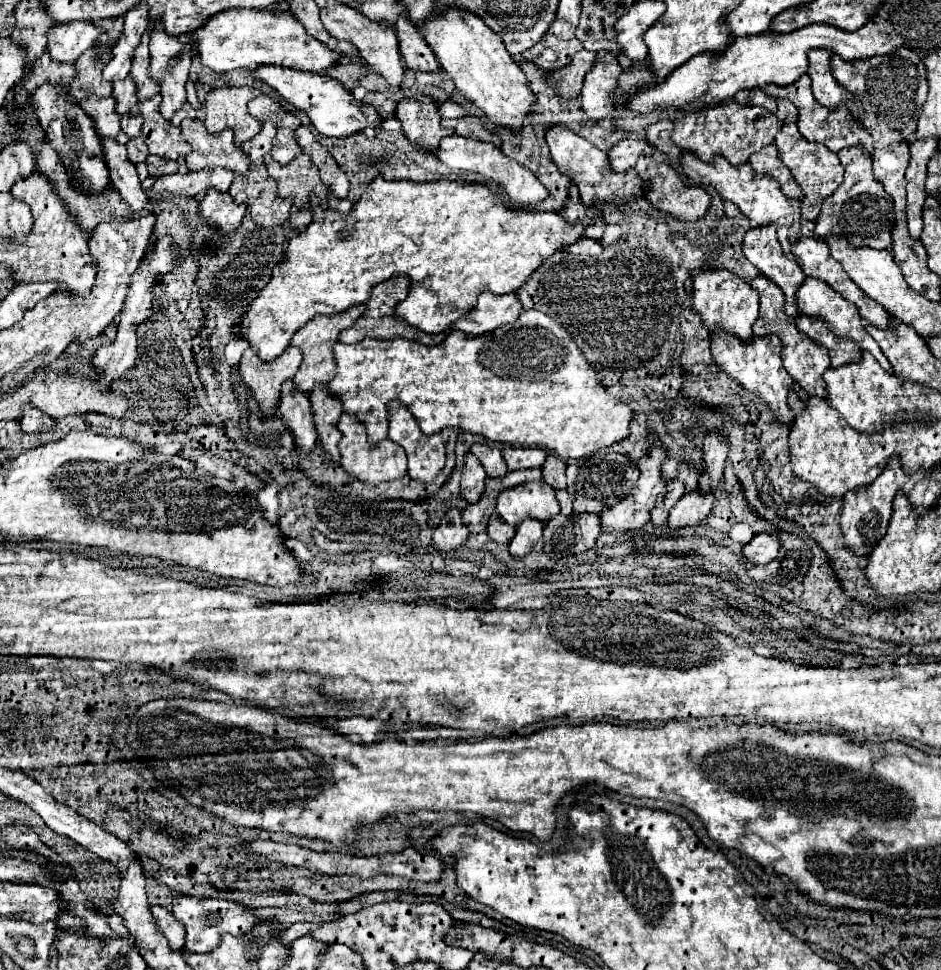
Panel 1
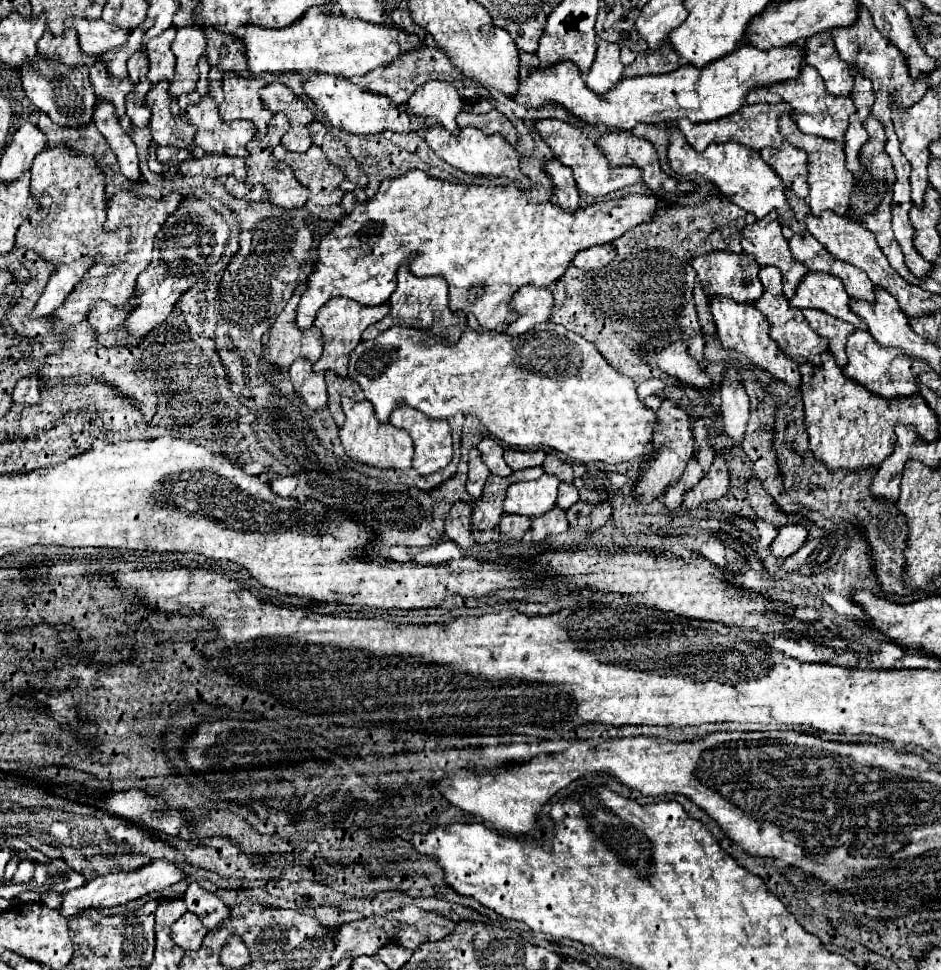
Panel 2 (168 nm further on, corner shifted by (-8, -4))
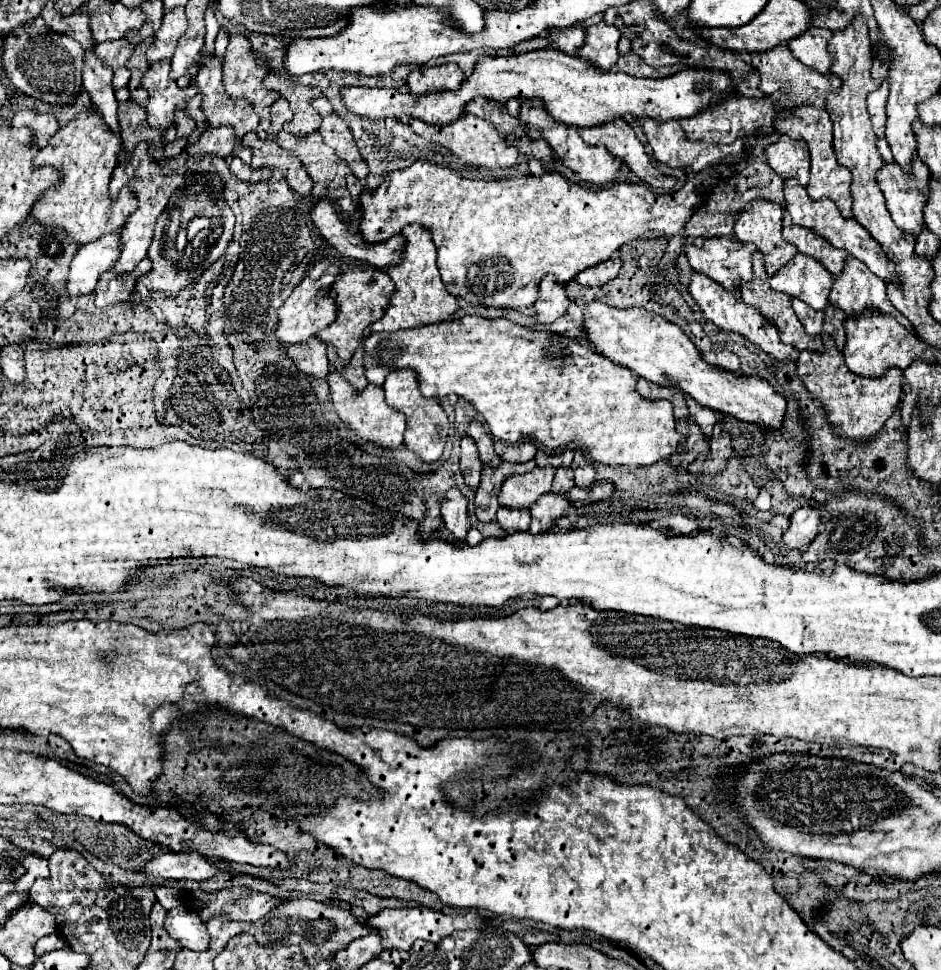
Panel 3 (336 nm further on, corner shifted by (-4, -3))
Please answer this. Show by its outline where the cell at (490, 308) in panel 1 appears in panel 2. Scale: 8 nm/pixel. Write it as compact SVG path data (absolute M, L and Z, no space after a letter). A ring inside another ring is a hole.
M522 287L514 295L514 309L518 313L518 319L510 323L508 335L524 335L528 329L532 329L536 323L544 323L550 319L554 307L554 295L546 287Z

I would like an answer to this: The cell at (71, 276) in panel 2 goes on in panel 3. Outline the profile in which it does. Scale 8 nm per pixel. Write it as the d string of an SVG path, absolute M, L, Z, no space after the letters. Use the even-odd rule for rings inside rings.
M114 232L114 236L102 236L102 240L78 248L66 280L68 296L76 298L92 294L100 274L110 270L116 258L118 258L118 232Z

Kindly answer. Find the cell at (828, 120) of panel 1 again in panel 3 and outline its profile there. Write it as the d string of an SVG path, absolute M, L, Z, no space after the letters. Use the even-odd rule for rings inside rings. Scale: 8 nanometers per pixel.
M786 44L782 46L776 46L768 52L762 52L762 54L752 54L752 64L754 68L760 72L760 90L764 94L774 94L780 90L780 100L776 102L780 108L792 108L792 106L800 106L800 104L808 104L810 102L810 92L814 92L816 88L814 86L826 86L826 88L834 88L838 90L838 84L840 80L832 74L820 74L820 72L814 72L810 66L802 64L800 60L796 60L792 56L792 52L788 50ZM800 100L808 100L808 102L800 102Z

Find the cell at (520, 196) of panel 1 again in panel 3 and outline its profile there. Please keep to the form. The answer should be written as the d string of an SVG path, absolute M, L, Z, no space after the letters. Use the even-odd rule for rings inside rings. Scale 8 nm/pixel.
M472 114L460 116L460 120L456 120L450 126L432 126L432 124L426 124L422 120L410 118L410 126L416 134L420 134L422 138L426 138L434 144L448 148L456 158L460 158L464 164L470 164L470 166L498 170L498 168L512 168L518 160L518 150L514 146L508 146L506 140L494 130L494 126L490 122L480 120Z

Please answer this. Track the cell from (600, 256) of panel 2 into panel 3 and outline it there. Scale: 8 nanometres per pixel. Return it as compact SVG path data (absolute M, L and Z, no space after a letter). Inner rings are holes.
M610 258L606 262L600 262L592 268L586 268L582 270L574 280L578 284L584 284L584 286L598 286L598 284L604 284L608 280L612 280L620 270L620 260L618 258Z

